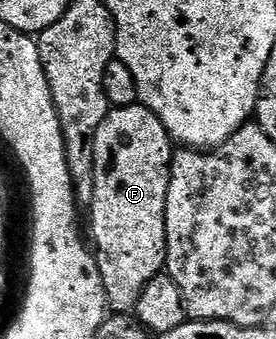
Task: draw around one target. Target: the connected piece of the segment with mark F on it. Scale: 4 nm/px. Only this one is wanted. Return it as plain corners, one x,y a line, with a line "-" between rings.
141,104
111,109
104,124
100,124
100,132
96,132
94,195
88,203
88,234
96,251
106,305
113,313
137,311
140,292
144,292
148,280
163,273
166,205
174,152
166,125

